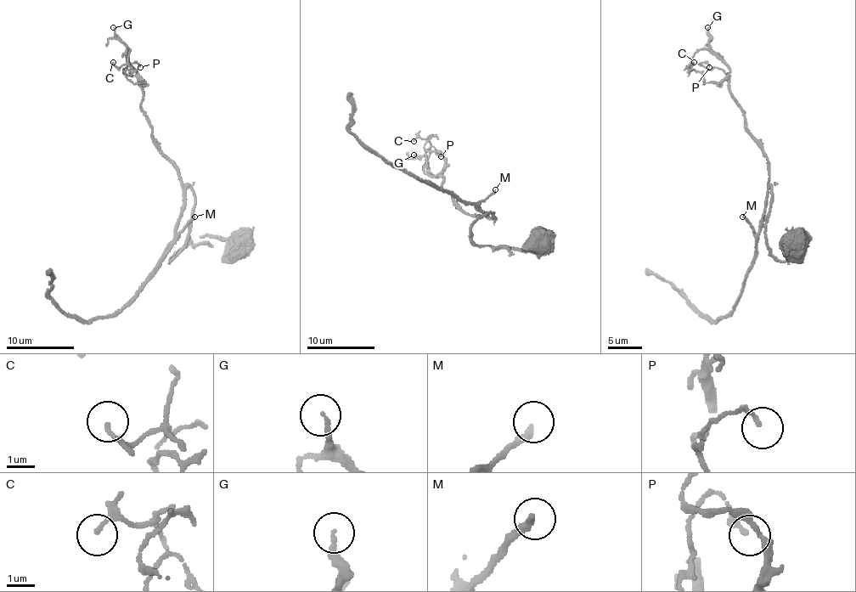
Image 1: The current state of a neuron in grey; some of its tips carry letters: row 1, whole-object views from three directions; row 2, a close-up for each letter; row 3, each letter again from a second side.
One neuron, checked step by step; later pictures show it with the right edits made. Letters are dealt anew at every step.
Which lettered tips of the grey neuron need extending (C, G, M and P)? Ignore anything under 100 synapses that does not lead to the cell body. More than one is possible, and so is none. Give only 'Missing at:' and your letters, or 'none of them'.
Missing at: none of them

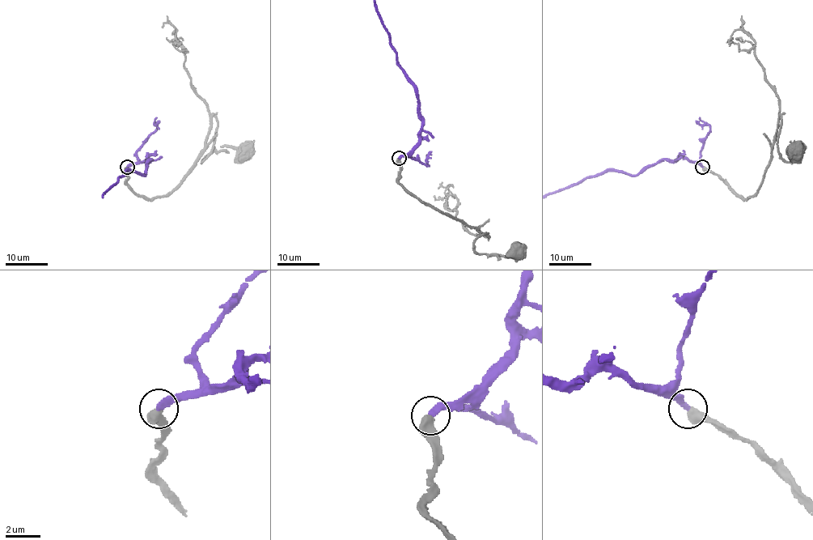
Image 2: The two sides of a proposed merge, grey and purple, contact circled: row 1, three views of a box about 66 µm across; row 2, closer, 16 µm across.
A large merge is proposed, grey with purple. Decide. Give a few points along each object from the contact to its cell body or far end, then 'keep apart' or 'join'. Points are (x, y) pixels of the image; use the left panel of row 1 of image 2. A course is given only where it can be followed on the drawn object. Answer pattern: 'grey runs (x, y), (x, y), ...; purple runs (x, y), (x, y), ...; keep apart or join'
grey runs (127, 167), (137, 194), (167, 196), (205, 146), (213, 116), (202, 162), (223, 146), (247, 152); join

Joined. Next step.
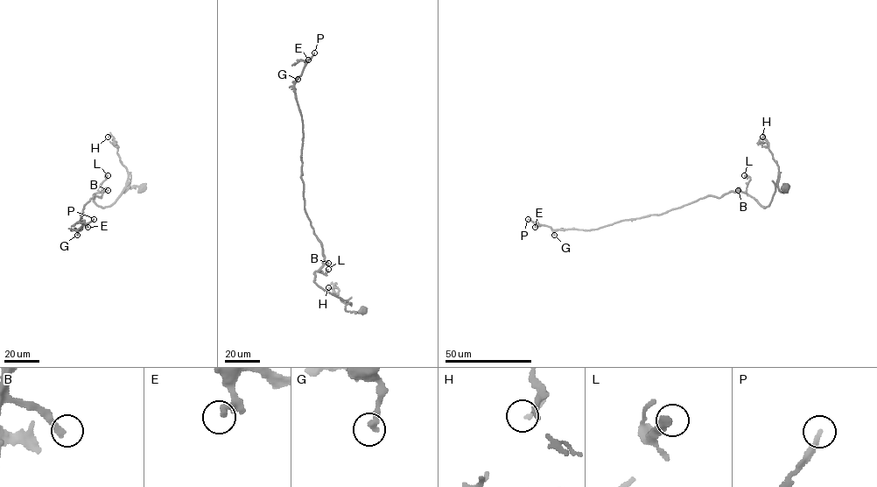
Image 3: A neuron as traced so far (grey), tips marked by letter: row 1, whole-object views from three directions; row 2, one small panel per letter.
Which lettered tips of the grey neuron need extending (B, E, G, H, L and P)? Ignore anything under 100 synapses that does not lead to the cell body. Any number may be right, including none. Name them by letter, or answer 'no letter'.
P

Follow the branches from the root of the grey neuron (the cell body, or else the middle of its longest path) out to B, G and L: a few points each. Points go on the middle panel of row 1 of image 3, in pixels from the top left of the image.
B: (363, 310), (347, 311), (345, 307), (350, 303), (325, 291), (314, 281), (315, 272), (323, 262), (328, 263)
G: (363, 310), (347, 311), (350, 303), (314, 281), (324, 255), (305, 208), (303, 121), (294, 87), (298, 79)
L: (363, 310), (347, 311), (345, 307), (350, 303), (325, 291), (314, 281), (316, 271), (326, 275), (328, 269)

